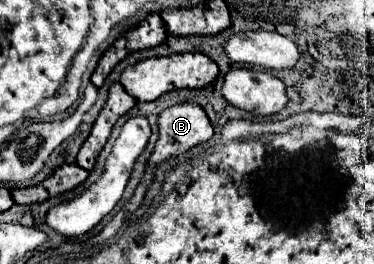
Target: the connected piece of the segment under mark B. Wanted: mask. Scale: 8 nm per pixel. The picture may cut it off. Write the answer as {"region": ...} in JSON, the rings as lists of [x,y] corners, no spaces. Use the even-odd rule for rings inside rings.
{"region":[[[184,102],[184,104],[176,104],[176,106],[166,108],[166,110],[158,116],[158,140],[156,140],[156,146],[154,146],[152,156],[150,156],[148,162],[146,162],[148,166],[146,166],[144,176],[142,176],[140,188],[136,188],[136,192],[134,192],[134,200],[136,200],[136,198],[138,198],[138,200],[144,198],[144,192],[146,192],[146,188],[148,188],[150,182],[152,182],[154,168],[156,168],[162,160],[166,160],[166,158],[170,158],[170,156],[176,156],[176,154],[182,154],[182,152],[190,150],[192,146],[206,142],[208,138],[212,138],[212,134],[214,134],[212,124],[210,124],[210,120],[208,120],[208,116],[206,116],[206,112],[204,112],[202,106],[198,106],[198,104],[194,104],[194,102]]]}

